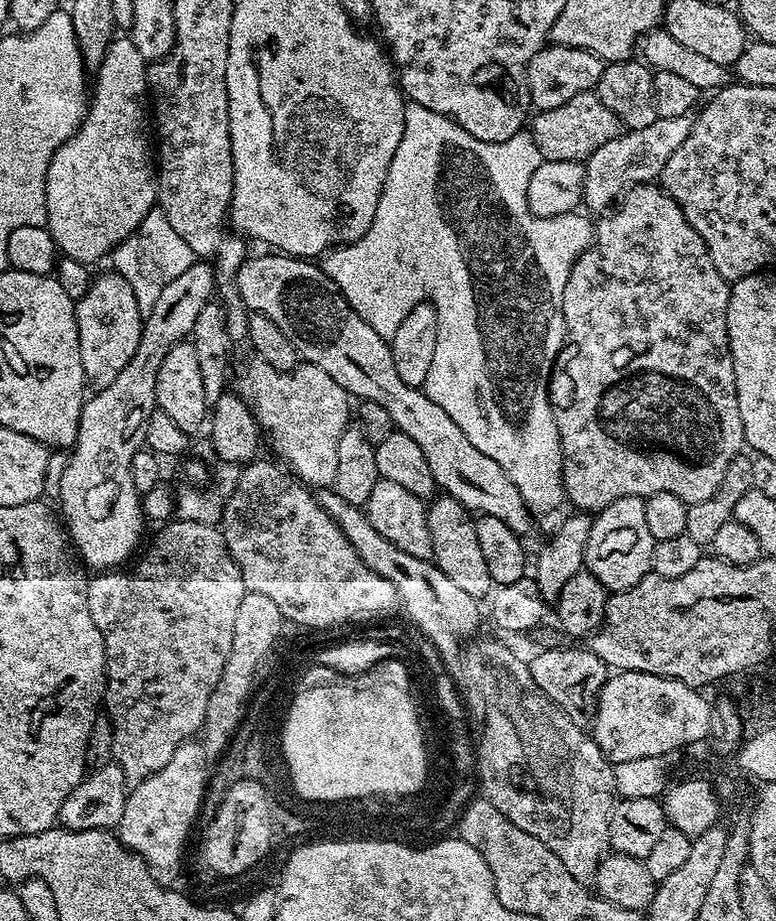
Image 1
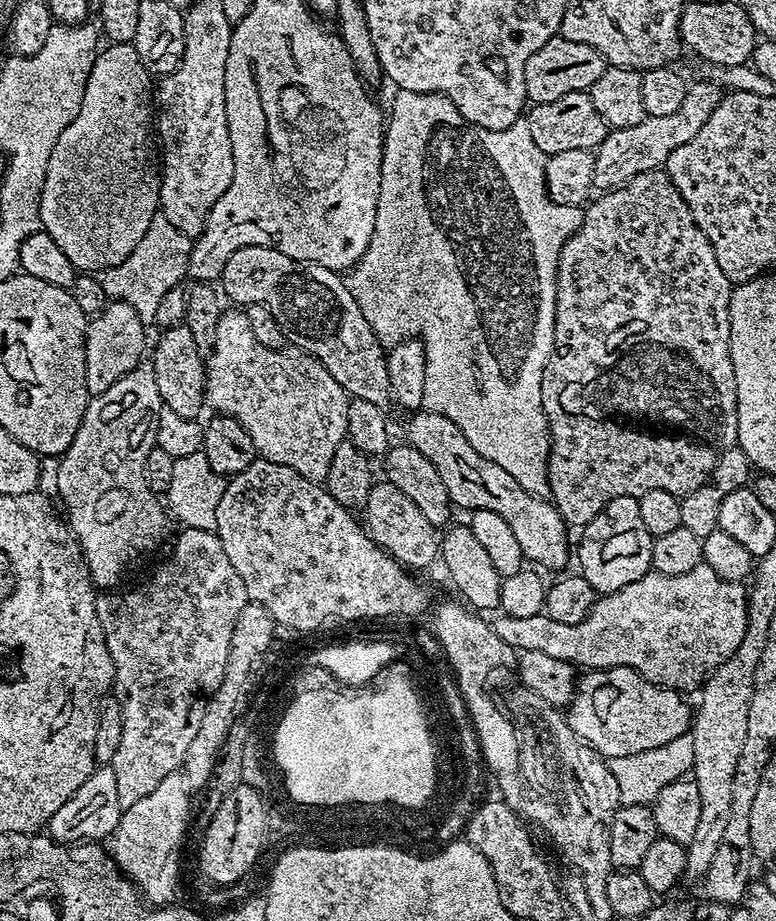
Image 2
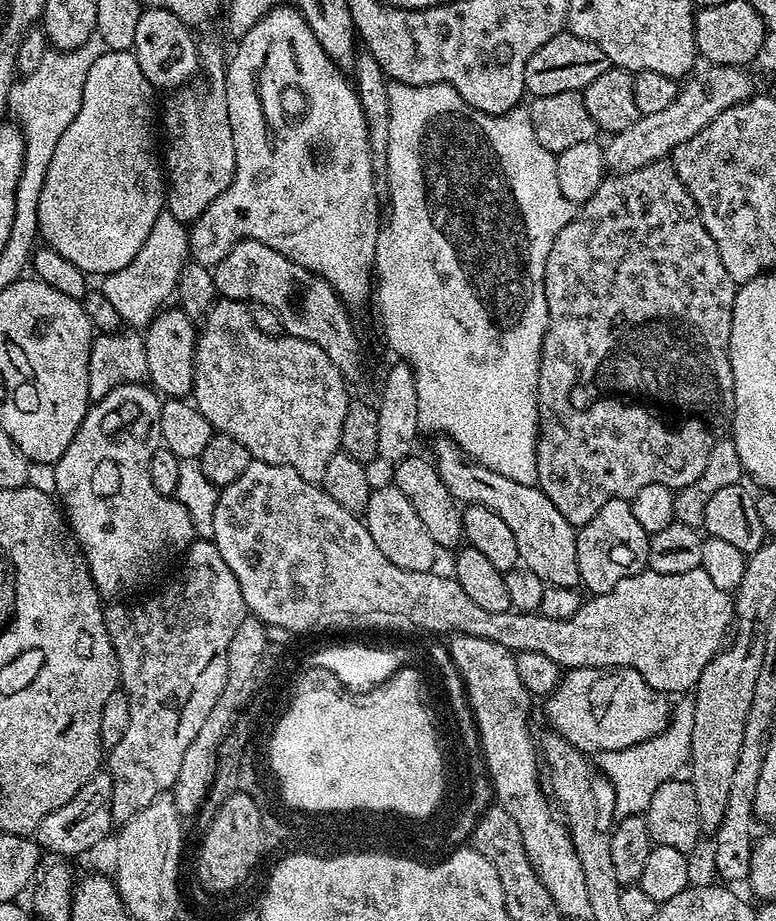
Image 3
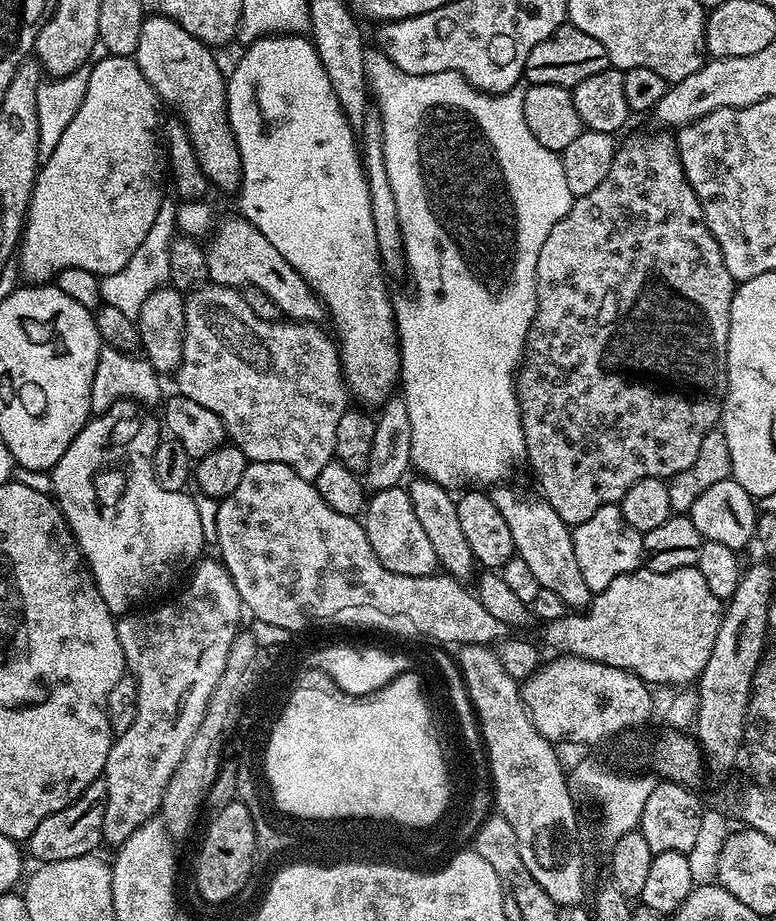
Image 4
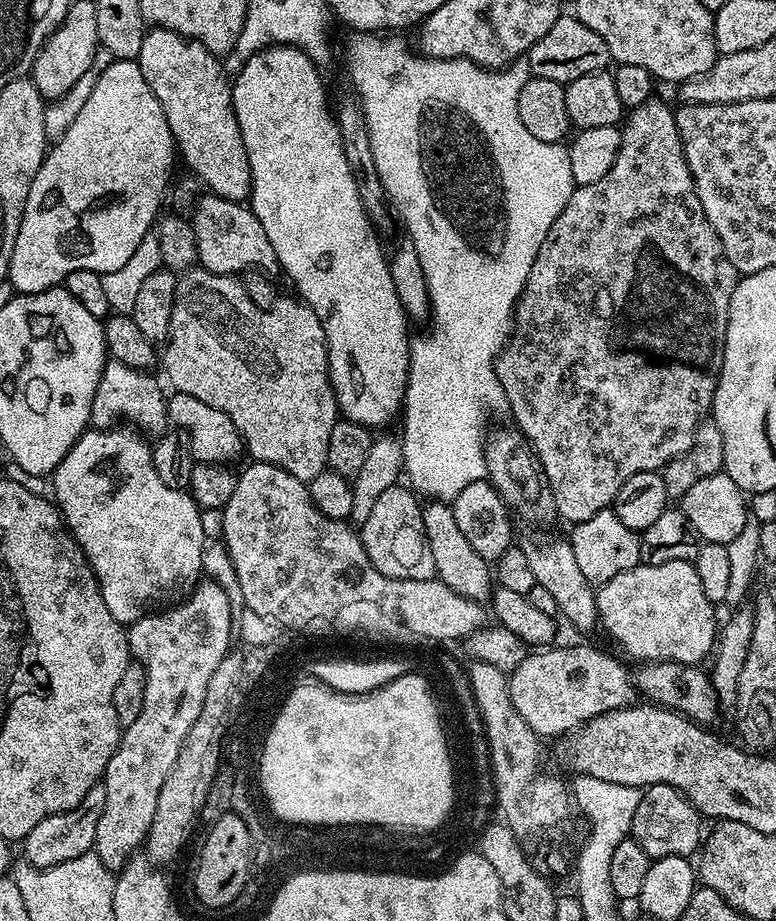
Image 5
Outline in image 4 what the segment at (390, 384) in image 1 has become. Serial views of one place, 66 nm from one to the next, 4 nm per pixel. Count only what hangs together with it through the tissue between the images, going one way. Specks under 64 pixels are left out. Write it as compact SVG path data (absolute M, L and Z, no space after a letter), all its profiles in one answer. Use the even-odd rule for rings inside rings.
M233 214L229 220L224 220L215 225L210 239L206 244L206 255L208 258L208 280L214 284L221 284L227 288L243 290L248 286L258 286L264 294L270 294L274 302L278 302L278 310L281 317L295 320L302 324L320 324L326 316L324 303L313 292L312 287L274 250L262 234L252 225L252 221L245 220L239 214ZM496 488L490 492L494 506L498 506L498 511L502 513L502 518L506 518L506 526L510 526L510 534L514 538L516 555L530 566L530 570L538 578L541 588L554 590L558 598L562 598L568 604L569 609L583 610L592 602L594 593L586 586L586 581L582 578L582 570L578 570L578 558L574 558L574 542L572 541L572 528L558 518L554 506L550 506L547 500L532 496L523 496L516 488Z

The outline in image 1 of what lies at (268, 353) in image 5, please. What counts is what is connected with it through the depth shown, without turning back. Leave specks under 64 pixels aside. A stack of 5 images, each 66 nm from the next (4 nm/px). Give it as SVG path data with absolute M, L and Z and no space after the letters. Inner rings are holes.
M259 358L253 361L253 364L237 378L236 386L234 386L235 394L247 402L252 413L256 415L256 421L259 422L261 429L267 435L268 432L272 435L272 444L280 451L281 458L279 459L303 483L316 490L331 489L334 474L338 474L338 438L342 438L344 431L350 427L348 391L338 386L338 382L334 382L334 378L326 374L326 370L318 370L318 366L307 362L297 363L291 370L281 370Z

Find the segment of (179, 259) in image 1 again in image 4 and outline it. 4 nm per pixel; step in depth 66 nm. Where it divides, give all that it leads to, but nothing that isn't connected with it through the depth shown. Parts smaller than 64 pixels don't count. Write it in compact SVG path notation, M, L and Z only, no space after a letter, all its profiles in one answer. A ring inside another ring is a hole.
M164 199L158 210L158 218L154 218L154 226L150 226L146 238L142 238L142 246L138 246L138 250L134 250L134 258L130 258L130 262L126 262L126 266L122 266L122 270L100 277L101 301L122 310L122 314L126 314L126 318L135 320L136 315L142 310L142 302L146 302L146 298L150 298L150 294L154 294L154 290L163 288L169 283L170 246L178 235L177 207L175 199Z

